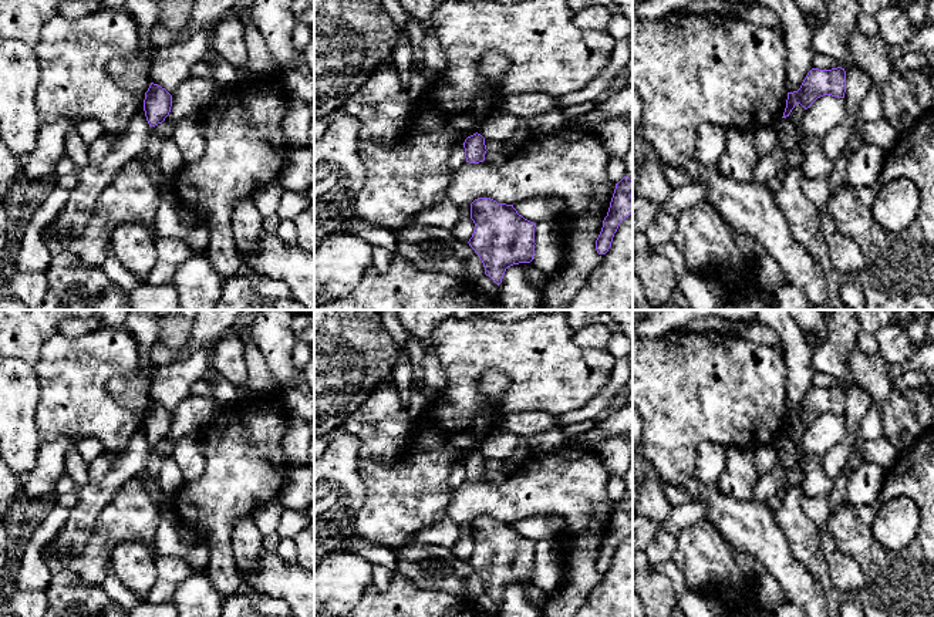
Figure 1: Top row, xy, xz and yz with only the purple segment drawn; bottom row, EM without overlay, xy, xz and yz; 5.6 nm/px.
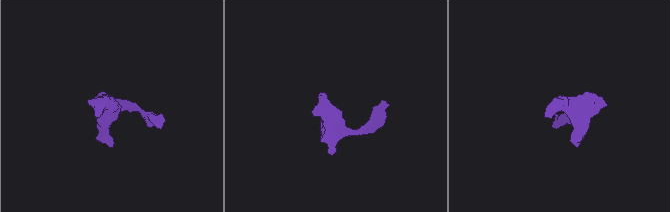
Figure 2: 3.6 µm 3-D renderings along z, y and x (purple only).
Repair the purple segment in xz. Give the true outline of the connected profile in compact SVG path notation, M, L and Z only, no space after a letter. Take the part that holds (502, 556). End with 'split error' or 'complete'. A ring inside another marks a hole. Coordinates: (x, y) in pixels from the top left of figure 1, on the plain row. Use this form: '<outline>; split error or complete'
M479 516L471 522L471 537L475 547L468 562L498 604L508 586L533 579L536 542L519 533L513 523Z; complete

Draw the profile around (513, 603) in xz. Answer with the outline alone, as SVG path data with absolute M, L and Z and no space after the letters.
M519 581L506 587L499 603L499 617L542 617L540 608L525 596L525 589L532 581Z

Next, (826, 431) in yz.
M823 414L817 417L806 429L800 451L803 456L820 458L843 439L846 439L844 417Z

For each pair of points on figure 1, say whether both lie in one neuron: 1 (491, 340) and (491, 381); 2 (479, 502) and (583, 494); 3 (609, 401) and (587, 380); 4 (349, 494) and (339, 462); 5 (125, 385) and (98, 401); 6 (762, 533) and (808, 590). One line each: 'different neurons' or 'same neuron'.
1: different neurons
2: same neuron
3: different neurons
4: same neuron
5: different neurons
6: same neuron

